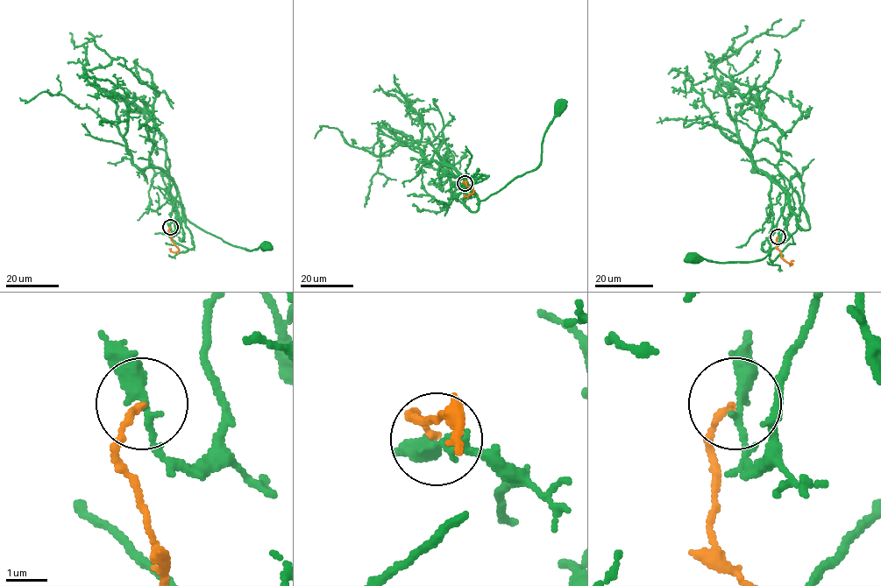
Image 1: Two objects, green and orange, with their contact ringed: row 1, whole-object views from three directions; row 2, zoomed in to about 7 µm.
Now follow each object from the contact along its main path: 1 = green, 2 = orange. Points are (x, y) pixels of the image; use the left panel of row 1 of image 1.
1: (170, 227), (172, 231), (174, 229), (176, 188), (188, 220), (232, 245), (247, 250), (264, 246)
2: (170, 227), (168, 229), (172, 242), (179, 250), (174, 252), (169, 249)

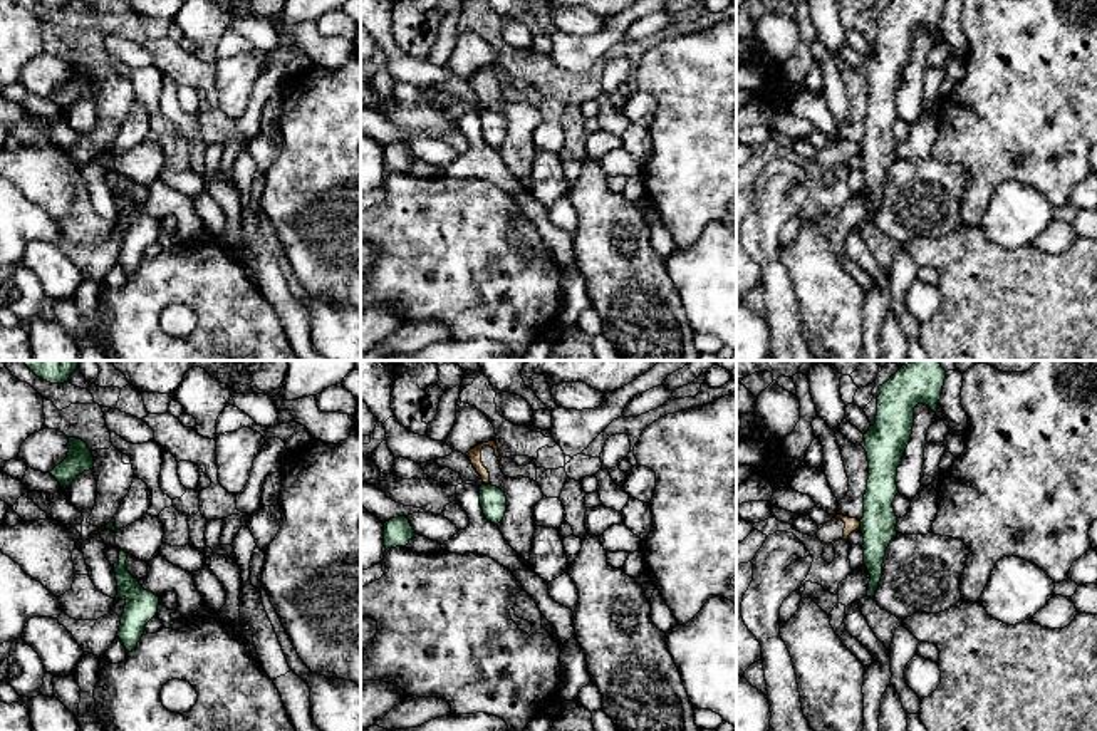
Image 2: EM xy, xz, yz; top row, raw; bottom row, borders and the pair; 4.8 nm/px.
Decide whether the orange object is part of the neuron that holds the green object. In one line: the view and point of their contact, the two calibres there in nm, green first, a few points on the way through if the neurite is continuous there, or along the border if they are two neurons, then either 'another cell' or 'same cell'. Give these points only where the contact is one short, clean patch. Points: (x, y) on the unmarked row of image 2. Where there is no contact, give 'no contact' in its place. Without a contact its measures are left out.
contact yz (861, 150); calibres 170 and 60 nm; border yz (859, 146), (861, 153); another cell

